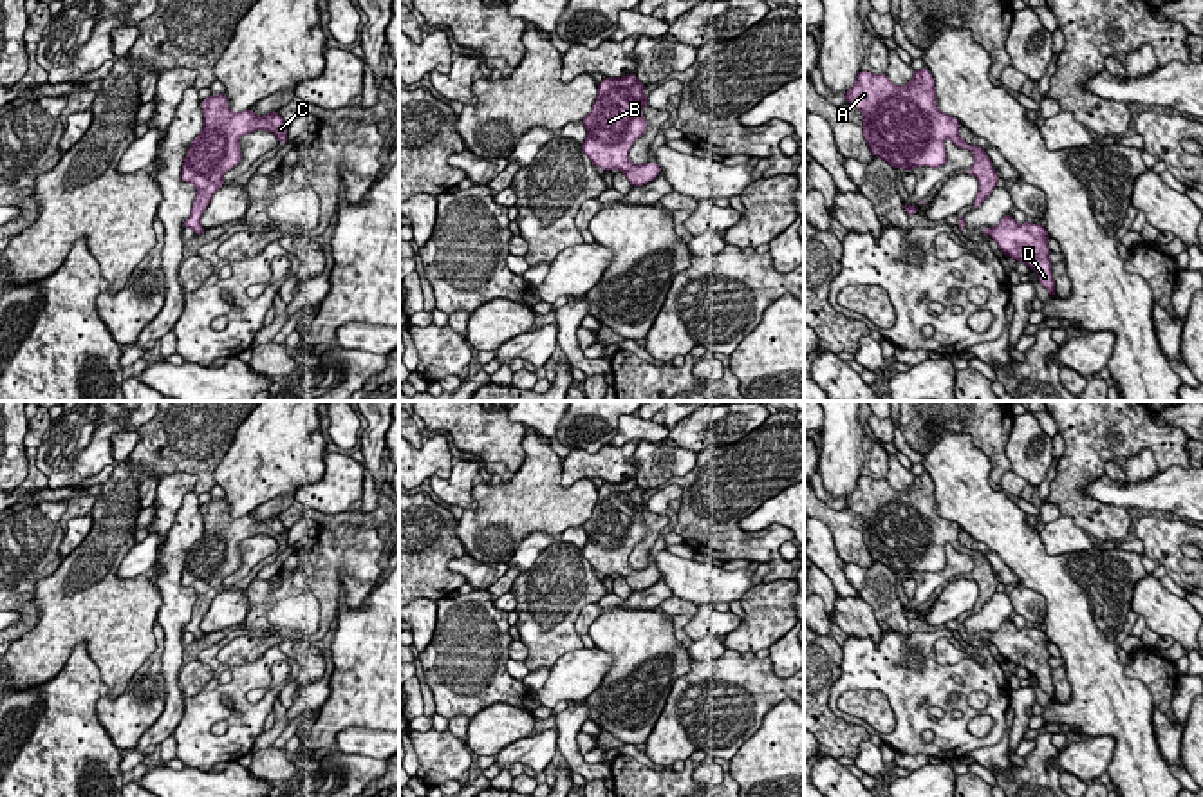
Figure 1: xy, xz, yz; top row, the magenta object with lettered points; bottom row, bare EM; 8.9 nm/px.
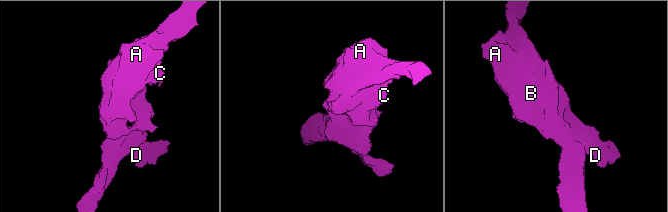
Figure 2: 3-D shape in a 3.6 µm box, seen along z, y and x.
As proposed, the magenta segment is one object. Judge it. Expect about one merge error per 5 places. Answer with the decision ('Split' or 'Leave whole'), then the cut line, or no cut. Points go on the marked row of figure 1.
Leave whole. No split

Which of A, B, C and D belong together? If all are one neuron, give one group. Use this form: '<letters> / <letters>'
A B C D

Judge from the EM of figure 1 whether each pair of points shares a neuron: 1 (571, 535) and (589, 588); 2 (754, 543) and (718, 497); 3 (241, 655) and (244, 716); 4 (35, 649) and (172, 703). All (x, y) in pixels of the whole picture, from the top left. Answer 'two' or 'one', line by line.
1: two
2: one
3: two
4: two

